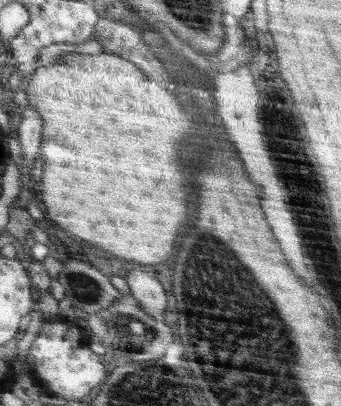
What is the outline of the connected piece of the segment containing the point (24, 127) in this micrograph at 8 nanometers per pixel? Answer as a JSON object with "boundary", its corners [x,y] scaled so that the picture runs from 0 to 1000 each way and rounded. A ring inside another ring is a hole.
{"boundary":[[[85,249],[70,278],[73,288],[50,310],[50,333],[62,365],[76,379],[67,389],[70,404],[94,416],[106,409],[106,389],[111,389],[123,350],[129,350],[129,330],[123,330],[129,325],[129,293],[123,293],[123,283],[109,273],[109,266]]]}

